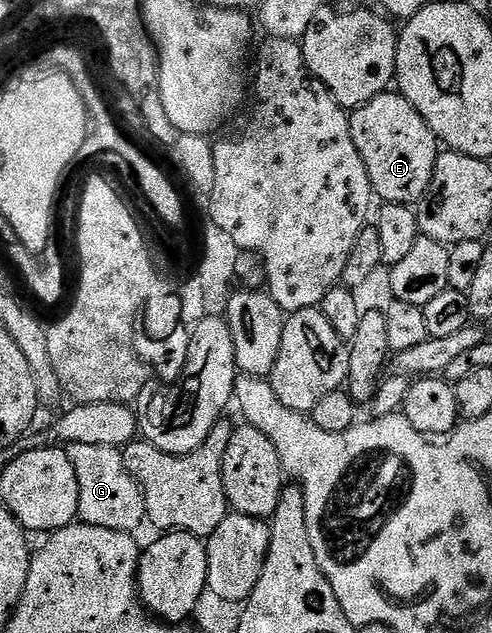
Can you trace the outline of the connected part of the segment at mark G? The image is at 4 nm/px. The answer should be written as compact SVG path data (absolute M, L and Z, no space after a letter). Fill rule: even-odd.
M68 443L67 453L71 468L75 468L75 480L79 480L79 508L77 517L88 526L111 528L111 532L133 534L146 521L145 501L141 485L127 472L118 447L107 448L103 444Z

